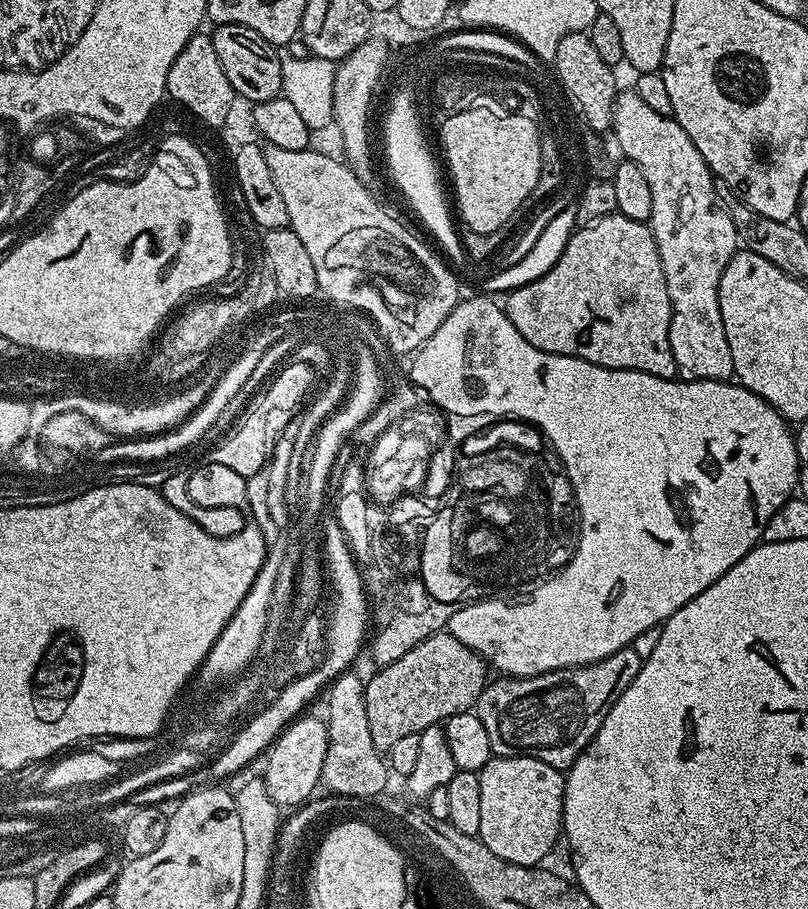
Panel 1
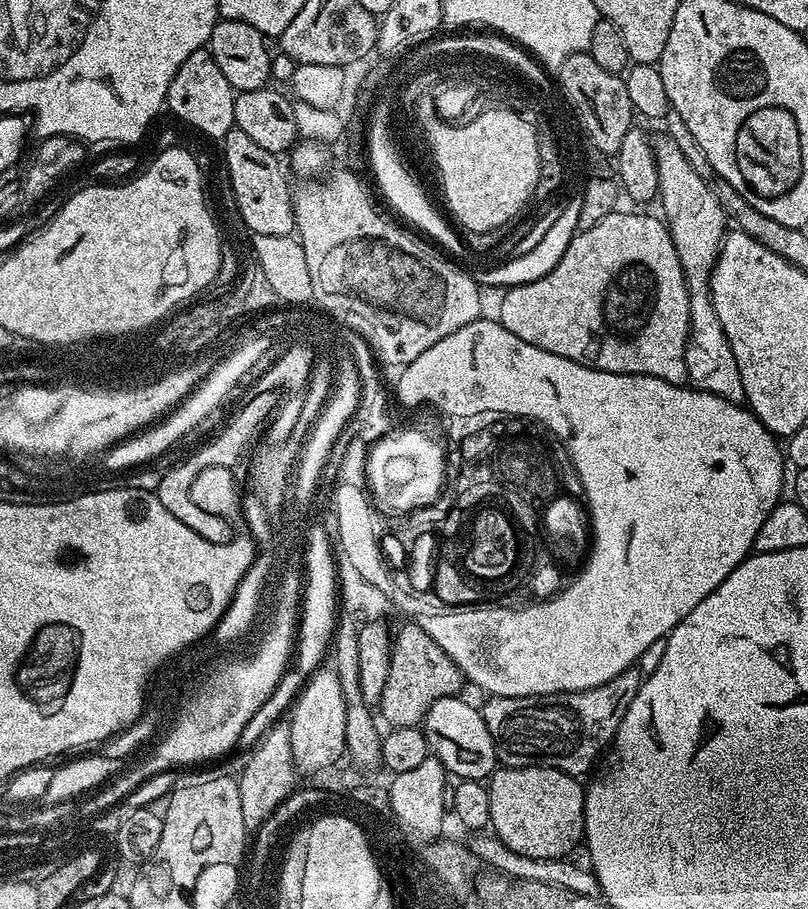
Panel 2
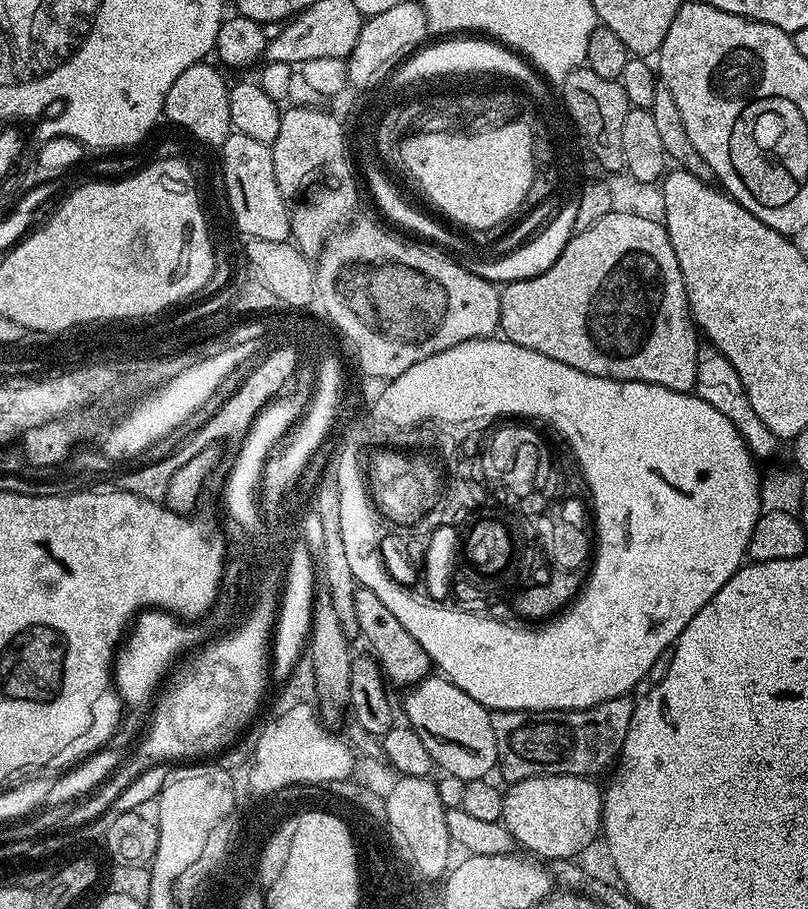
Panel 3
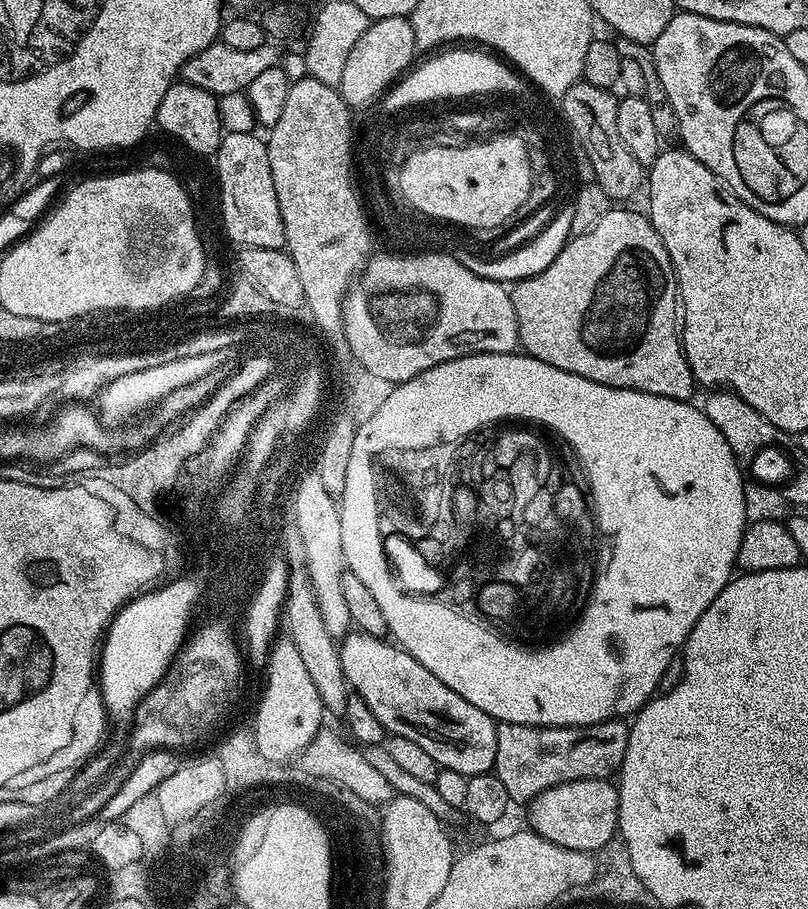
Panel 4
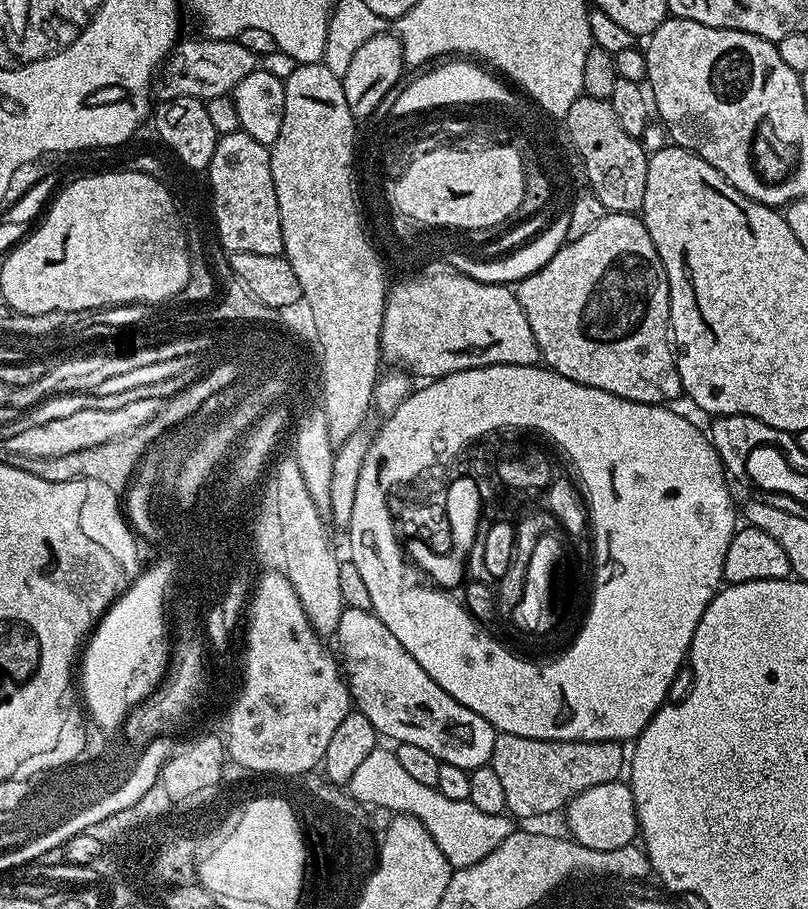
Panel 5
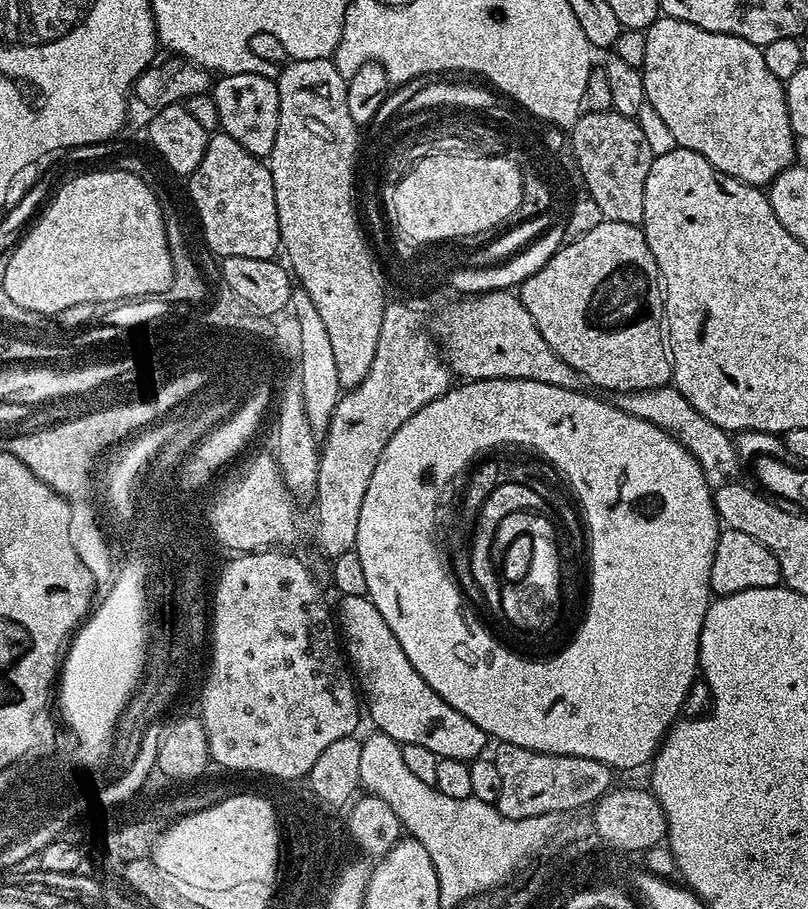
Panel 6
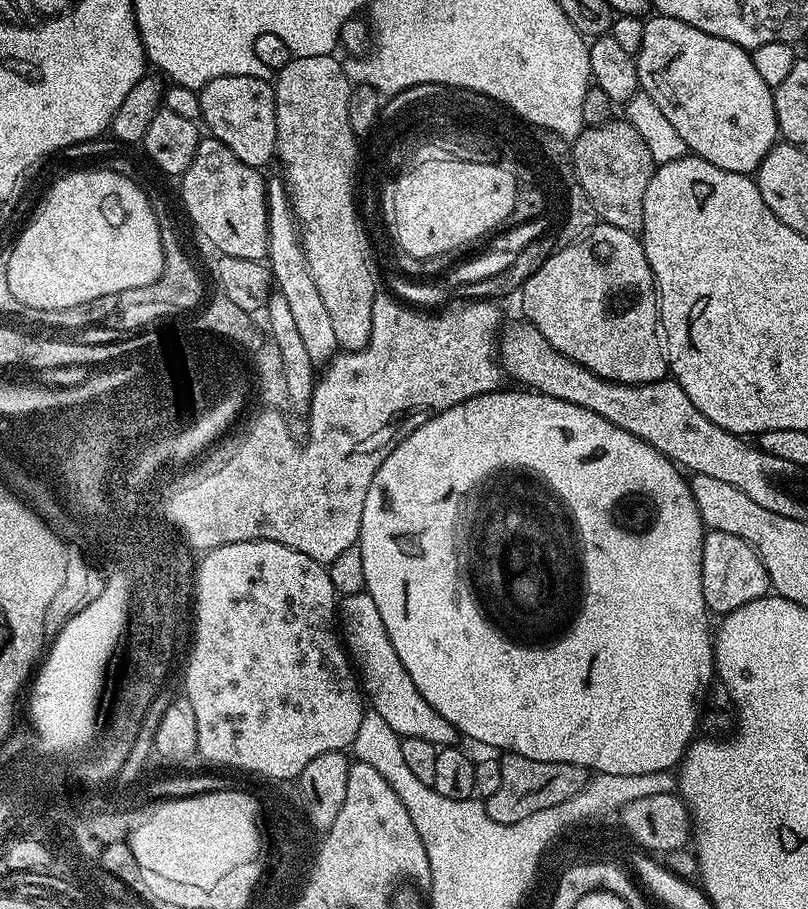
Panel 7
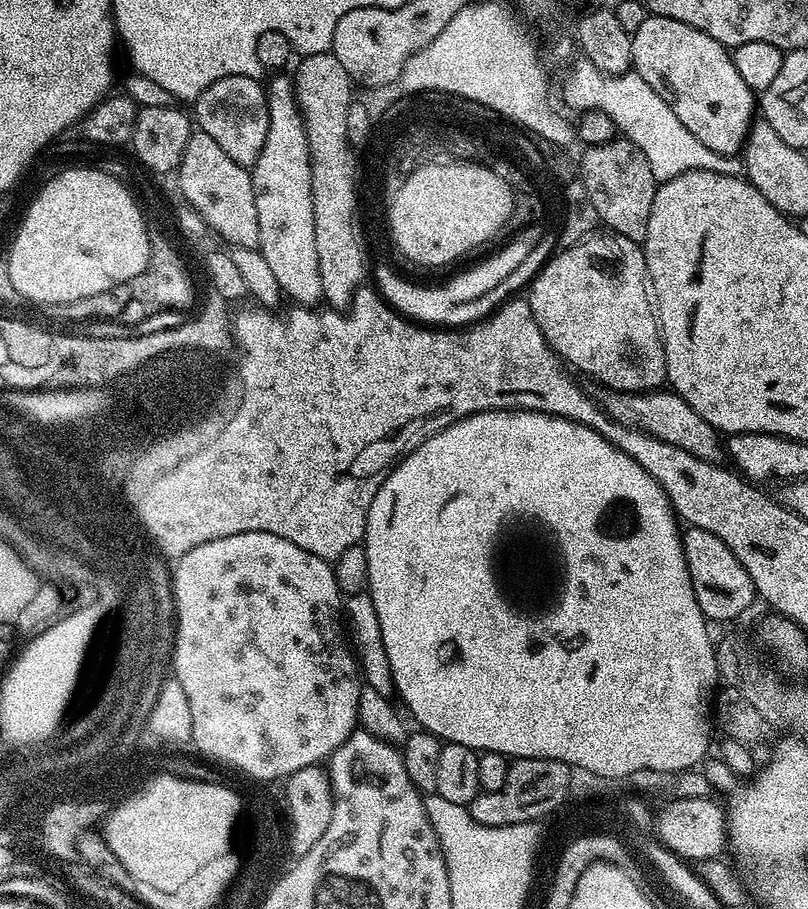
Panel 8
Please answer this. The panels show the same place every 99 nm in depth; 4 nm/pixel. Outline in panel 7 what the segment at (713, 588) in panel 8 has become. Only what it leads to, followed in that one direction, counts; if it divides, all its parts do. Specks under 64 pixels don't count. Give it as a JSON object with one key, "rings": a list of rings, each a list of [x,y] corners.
{"rings":[[[726,530],[705,531],[702,542],[702,598],[706,598],[709,613],[723,618],[728,613],[738,610],[738,606],[746,606],[746,602],[754,602],[758,598],[769,595],[772,583],[766,574],[766,566],[762,558],[738,534],[726,534]]]}

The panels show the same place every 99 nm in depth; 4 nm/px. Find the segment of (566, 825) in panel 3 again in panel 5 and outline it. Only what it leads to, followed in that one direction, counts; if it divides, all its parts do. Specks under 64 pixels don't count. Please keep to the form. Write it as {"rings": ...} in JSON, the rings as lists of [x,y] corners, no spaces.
{"rings":[[[623,779],[602,782],[598,786],[590,786],[590,790],[582,790],[582,794],[578,794],[568,803],[566,815],[568,815],[567,835],[577,844],[590,850],[603,852],[618,850],[633,843],[638,836],[632,786]]]}

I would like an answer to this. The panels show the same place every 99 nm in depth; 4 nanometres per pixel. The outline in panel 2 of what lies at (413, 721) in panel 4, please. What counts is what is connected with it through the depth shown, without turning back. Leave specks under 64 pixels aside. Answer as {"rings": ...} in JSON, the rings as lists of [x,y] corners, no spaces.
{"rings":[[[455,695],[435,700],[425,716],[425,736],[429,751],[442,762],[449,775],[457,779],[483,781],[497,767],[496,747],[483,713],[461,698]]]}

